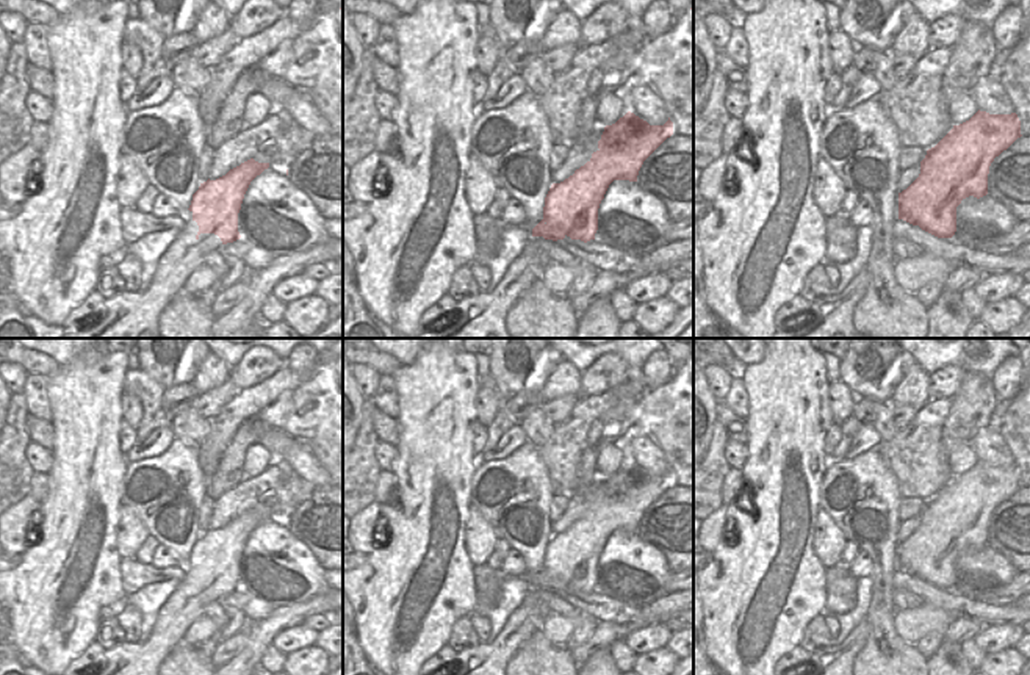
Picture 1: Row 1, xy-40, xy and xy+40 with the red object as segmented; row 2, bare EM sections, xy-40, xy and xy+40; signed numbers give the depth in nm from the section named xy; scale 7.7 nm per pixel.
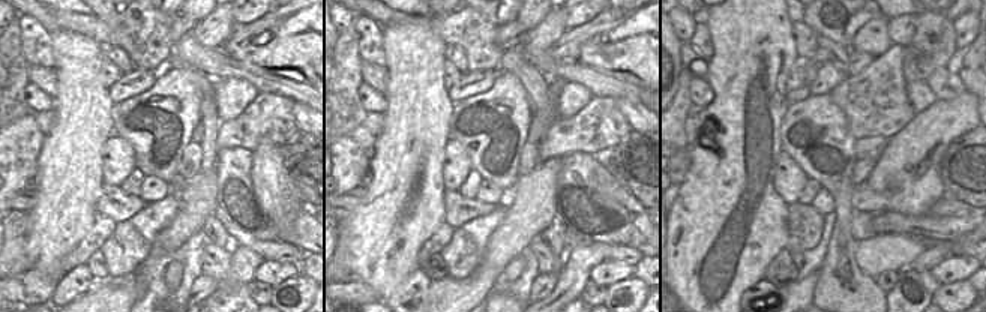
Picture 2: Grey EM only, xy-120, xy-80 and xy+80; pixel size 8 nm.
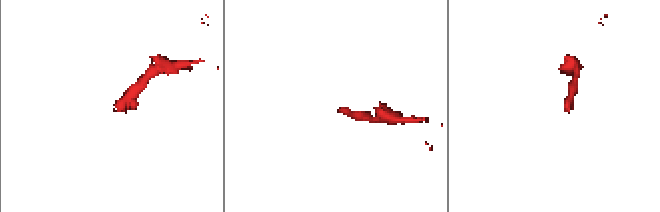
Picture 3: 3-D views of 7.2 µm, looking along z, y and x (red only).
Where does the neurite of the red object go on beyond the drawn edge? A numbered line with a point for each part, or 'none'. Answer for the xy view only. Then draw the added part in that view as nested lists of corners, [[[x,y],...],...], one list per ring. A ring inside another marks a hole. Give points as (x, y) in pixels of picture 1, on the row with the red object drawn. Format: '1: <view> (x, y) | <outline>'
1: xy (478, 317) | [[[532,236],[510,263],[501,282],[490,293],[457,301],[454,319],[441,330],[421,330],[415,338],[512,338],[506,332],[506,313],[549,263],[548,244],[553,240]]]

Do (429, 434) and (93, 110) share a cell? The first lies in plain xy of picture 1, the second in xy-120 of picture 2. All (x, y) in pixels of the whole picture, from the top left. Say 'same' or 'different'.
same

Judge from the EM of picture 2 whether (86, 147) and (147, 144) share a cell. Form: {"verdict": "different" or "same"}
{"verdict": "different"}

